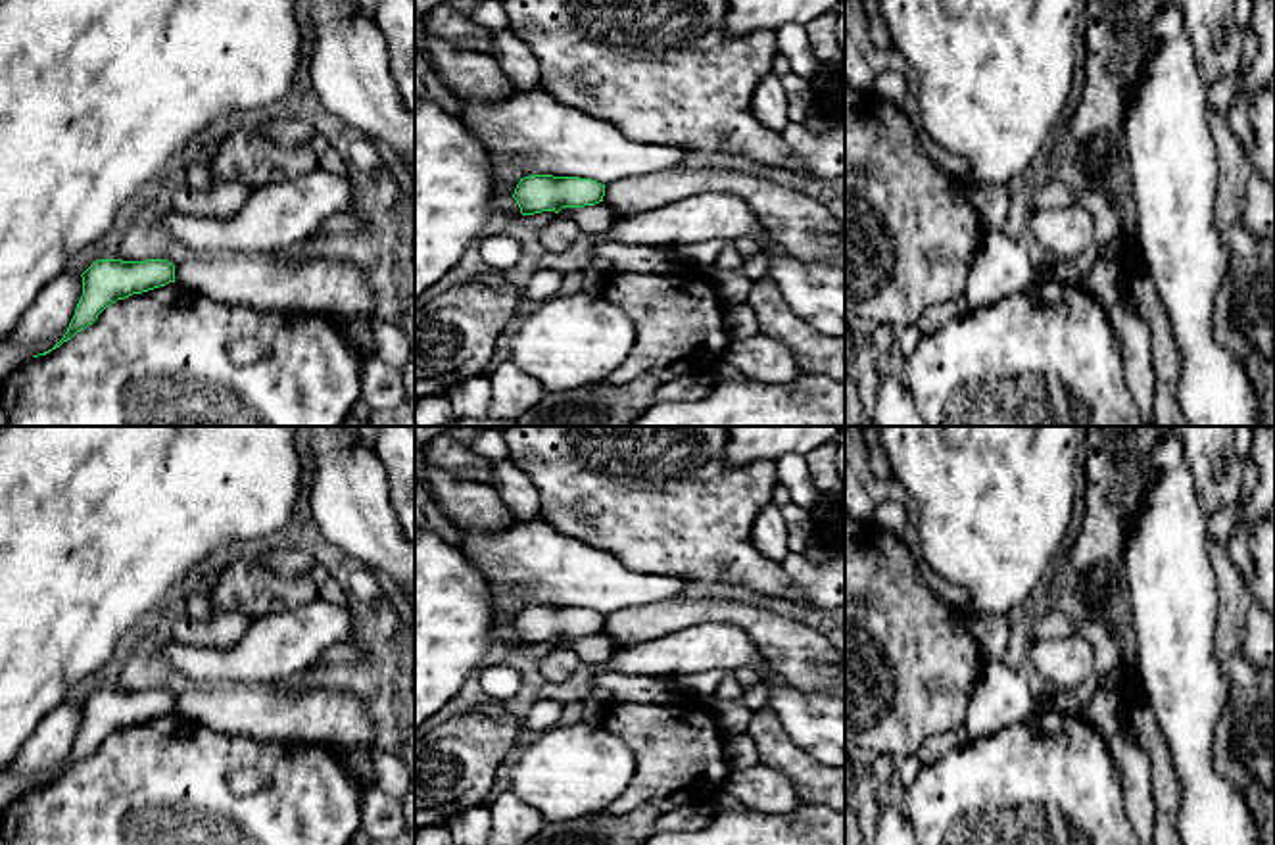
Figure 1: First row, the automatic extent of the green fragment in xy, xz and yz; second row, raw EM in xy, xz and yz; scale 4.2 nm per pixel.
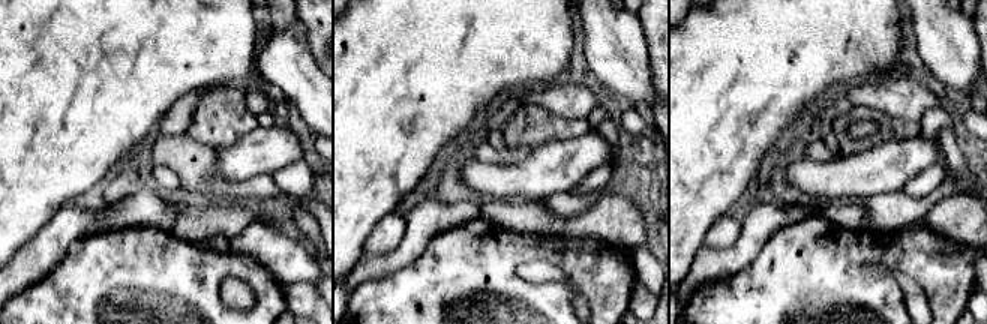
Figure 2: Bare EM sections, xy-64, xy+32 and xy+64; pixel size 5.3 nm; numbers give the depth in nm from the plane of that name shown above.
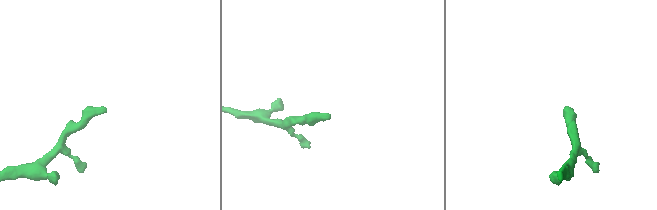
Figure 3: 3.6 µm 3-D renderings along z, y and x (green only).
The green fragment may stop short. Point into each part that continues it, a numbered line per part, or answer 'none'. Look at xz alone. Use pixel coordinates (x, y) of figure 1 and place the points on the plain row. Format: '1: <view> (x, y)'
none

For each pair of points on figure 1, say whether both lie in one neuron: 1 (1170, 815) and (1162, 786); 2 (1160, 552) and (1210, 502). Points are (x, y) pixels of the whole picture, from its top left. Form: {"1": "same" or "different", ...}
{"1": "same", "2": "different"}

